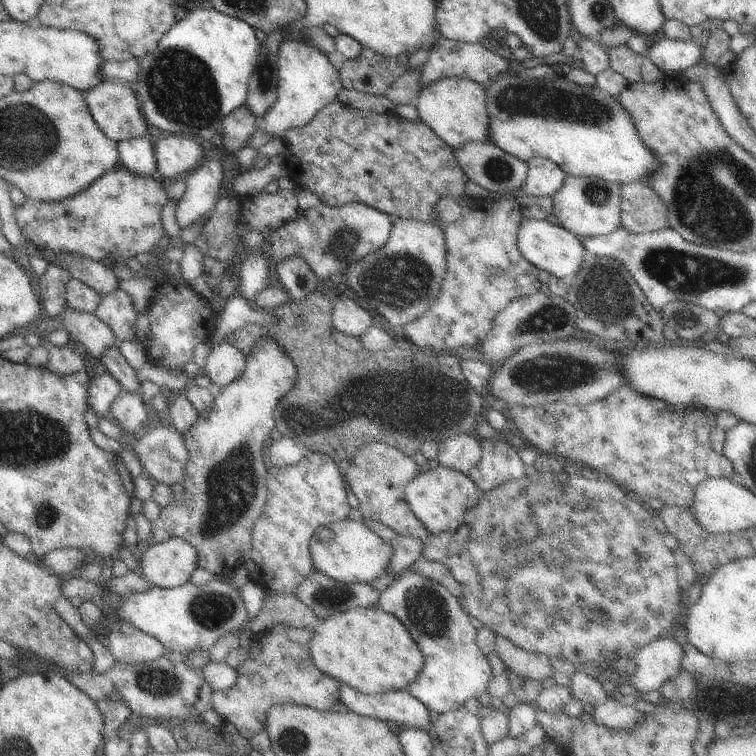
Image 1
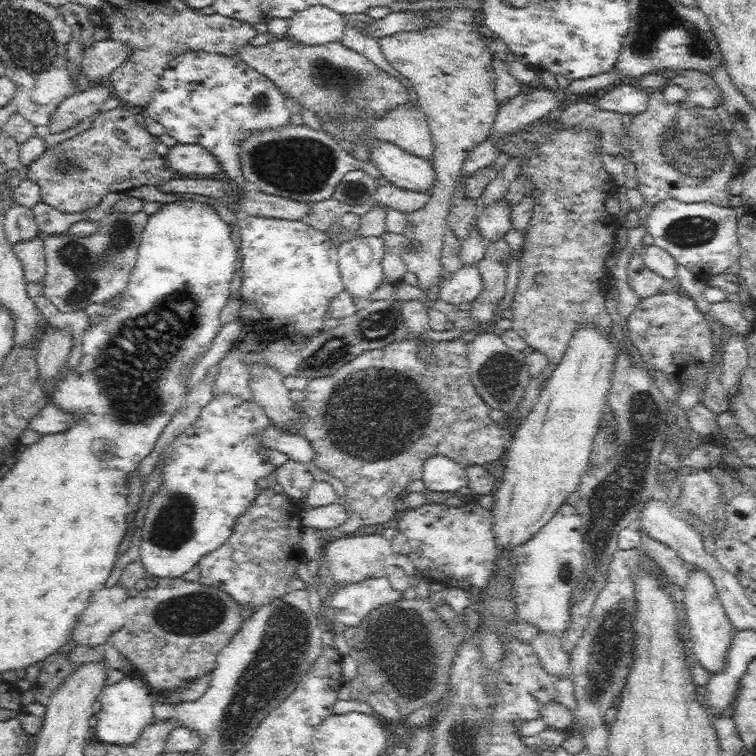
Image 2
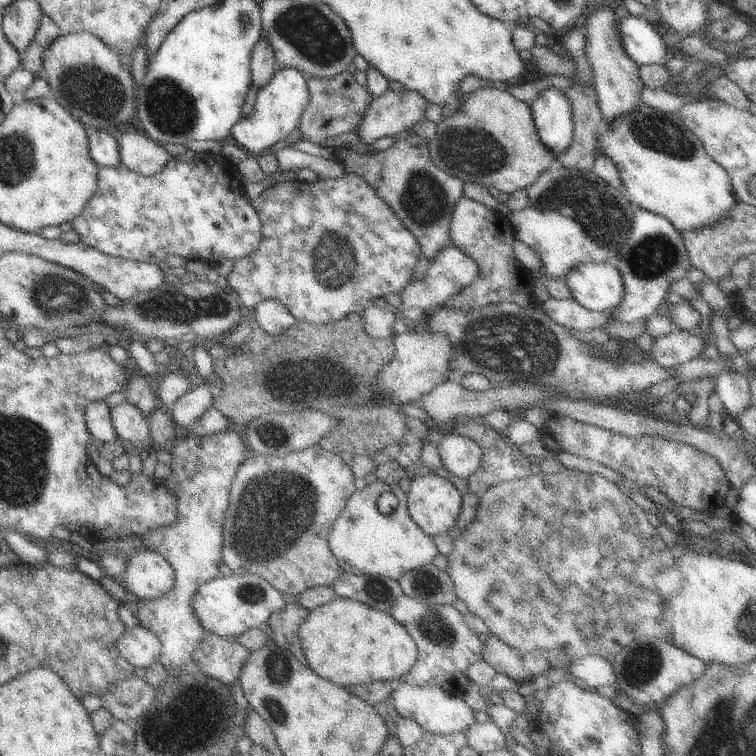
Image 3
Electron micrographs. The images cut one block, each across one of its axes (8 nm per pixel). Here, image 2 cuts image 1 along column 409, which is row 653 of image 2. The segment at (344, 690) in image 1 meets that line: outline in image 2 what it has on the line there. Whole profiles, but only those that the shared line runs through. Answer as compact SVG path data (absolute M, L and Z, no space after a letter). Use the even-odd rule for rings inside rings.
M692 568L688 583L683 590L686 623L690 629L691 652L697 659L697 665L706 668L711 674L722 672L736 630L725 614L718 591L708 573L698 568Z

